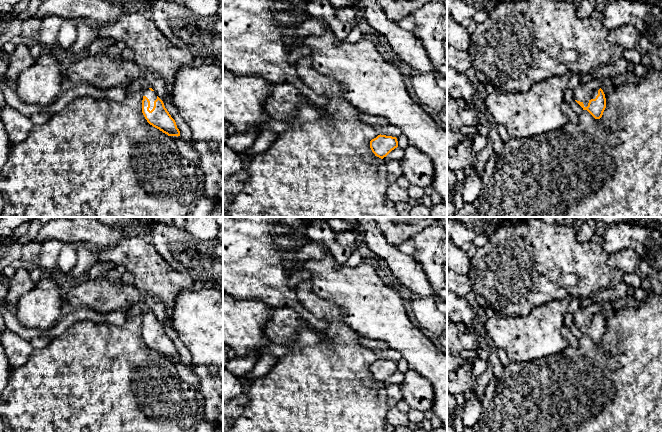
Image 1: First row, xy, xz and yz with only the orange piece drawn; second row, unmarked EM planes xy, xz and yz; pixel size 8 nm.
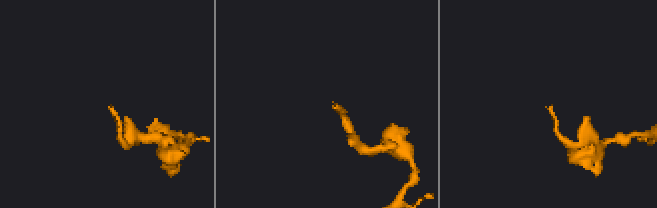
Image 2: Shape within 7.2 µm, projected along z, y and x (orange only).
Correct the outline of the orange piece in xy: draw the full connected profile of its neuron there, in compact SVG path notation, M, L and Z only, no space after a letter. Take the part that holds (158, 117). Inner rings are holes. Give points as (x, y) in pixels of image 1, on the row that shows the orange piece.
M136 78L128 87L126 95L136 91L141 91L143 94L142 113L147 122L168 136L180 136L175 120L165 108L163 101L148 85L145 78Z

